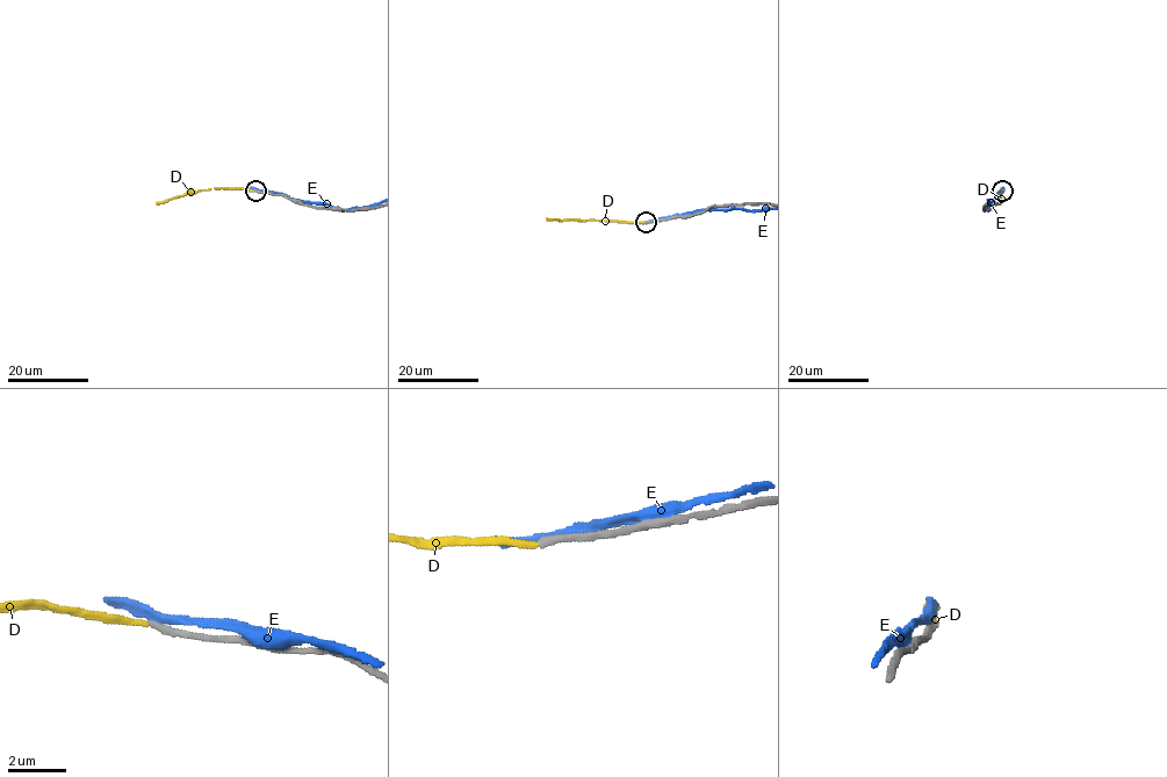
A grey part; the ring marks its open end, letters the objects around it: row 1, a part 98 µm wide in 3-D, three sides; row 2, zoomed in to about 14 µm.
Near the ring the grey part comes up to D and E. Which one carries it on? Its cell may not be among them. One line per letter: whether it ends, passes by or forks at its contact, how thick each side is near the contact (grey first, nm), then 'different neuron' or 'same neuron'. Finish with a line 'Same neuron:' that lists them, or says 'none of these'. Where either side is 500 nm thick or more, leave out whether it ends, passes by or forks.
D: it ends; calibres 240 and 200 nm; different neuron
E: it passes by; calibres 280 and 320 nm; different neuron
Same neuron: none of these

